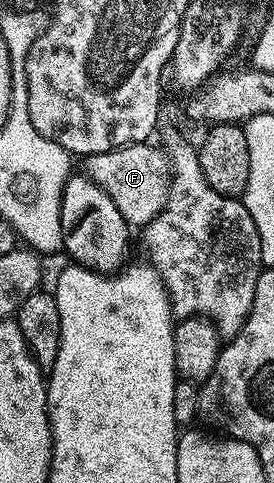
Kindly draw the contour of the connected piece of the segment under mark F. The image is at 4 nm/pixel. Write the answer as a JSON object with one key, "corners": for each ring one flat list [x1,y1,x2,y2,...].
{"corners":[[151,142,135,143,106,153,90,155,83,160,83,170,88,178,98,185,98,189,105,191,114,205,118,205,118,213,122,213,132,229,143,229,150,221,154,221,154,217,162,213,172,189,170,160,159,146,152,146]]}

